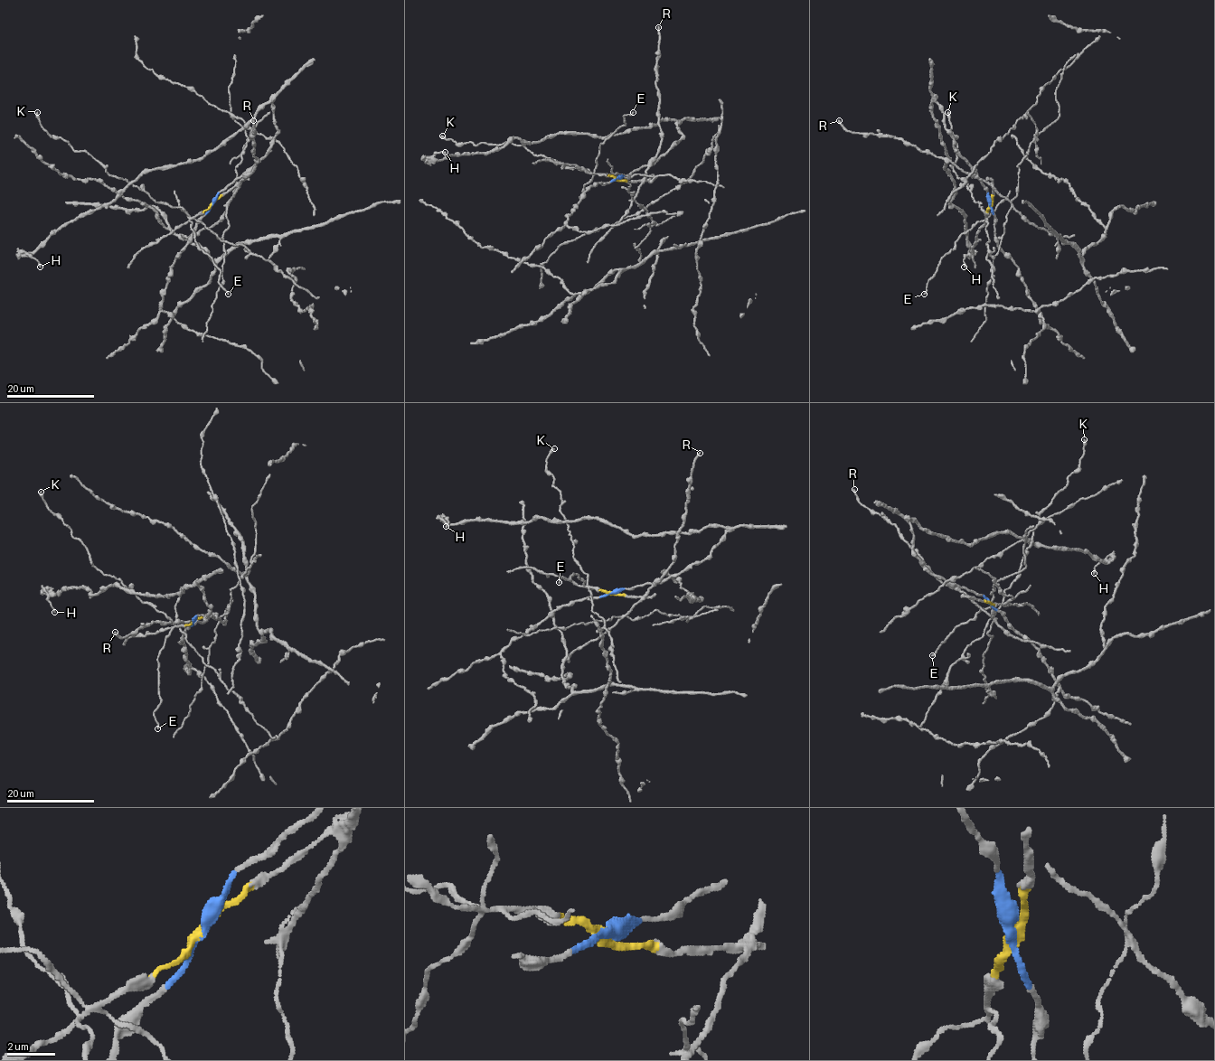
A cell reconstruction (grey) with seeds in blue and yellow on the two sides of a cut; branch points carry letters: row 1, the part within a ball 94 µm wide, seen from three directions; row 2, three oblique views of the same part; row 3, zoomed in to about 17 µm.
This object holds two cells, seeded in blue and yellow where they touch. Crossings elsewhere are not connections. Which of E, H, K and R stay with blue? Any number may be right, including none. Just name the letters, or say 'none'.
H

